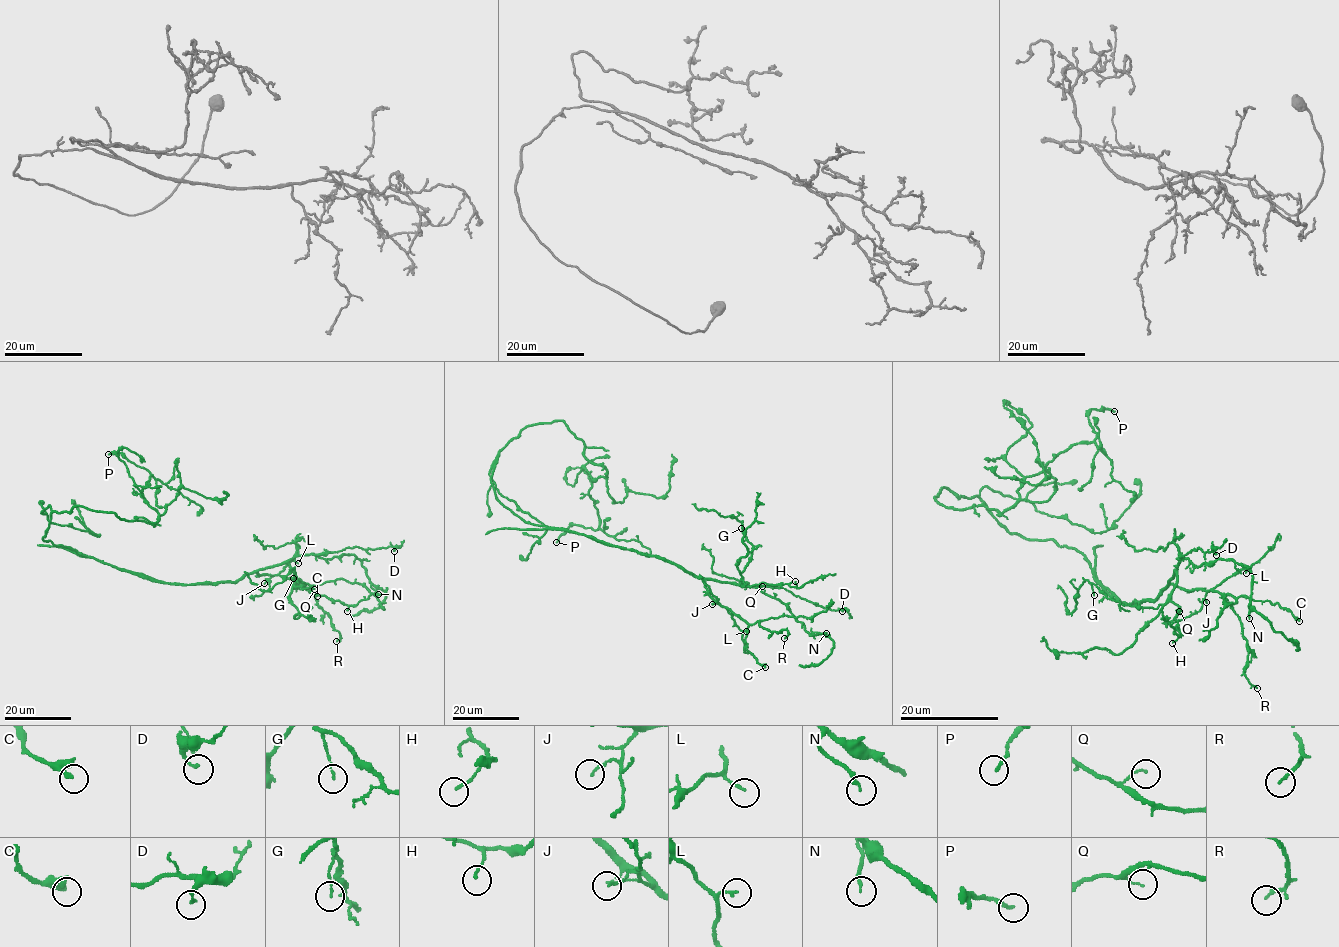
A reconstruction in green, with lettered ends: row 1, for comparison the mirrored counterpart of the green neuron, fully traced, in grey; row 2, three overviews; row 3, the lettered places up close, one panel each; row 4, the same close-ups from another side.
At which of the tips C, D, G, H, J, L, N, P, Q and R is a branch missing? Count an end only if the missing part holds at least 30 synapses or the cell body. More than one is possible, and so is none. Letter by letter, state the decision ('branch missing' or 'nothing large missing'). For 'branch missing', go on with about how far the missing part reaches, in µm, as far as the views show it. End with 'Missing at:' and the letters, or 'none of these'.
C: nothing large missing
D: nothing large missing
G: nothing large missing
H: nothing large missing
J: nothing large missing
L: nothing large missing
N: nothing large missing
P: nothing large missing
Q: nothing large missing
R: nothing large missing
Missing at: none of these

